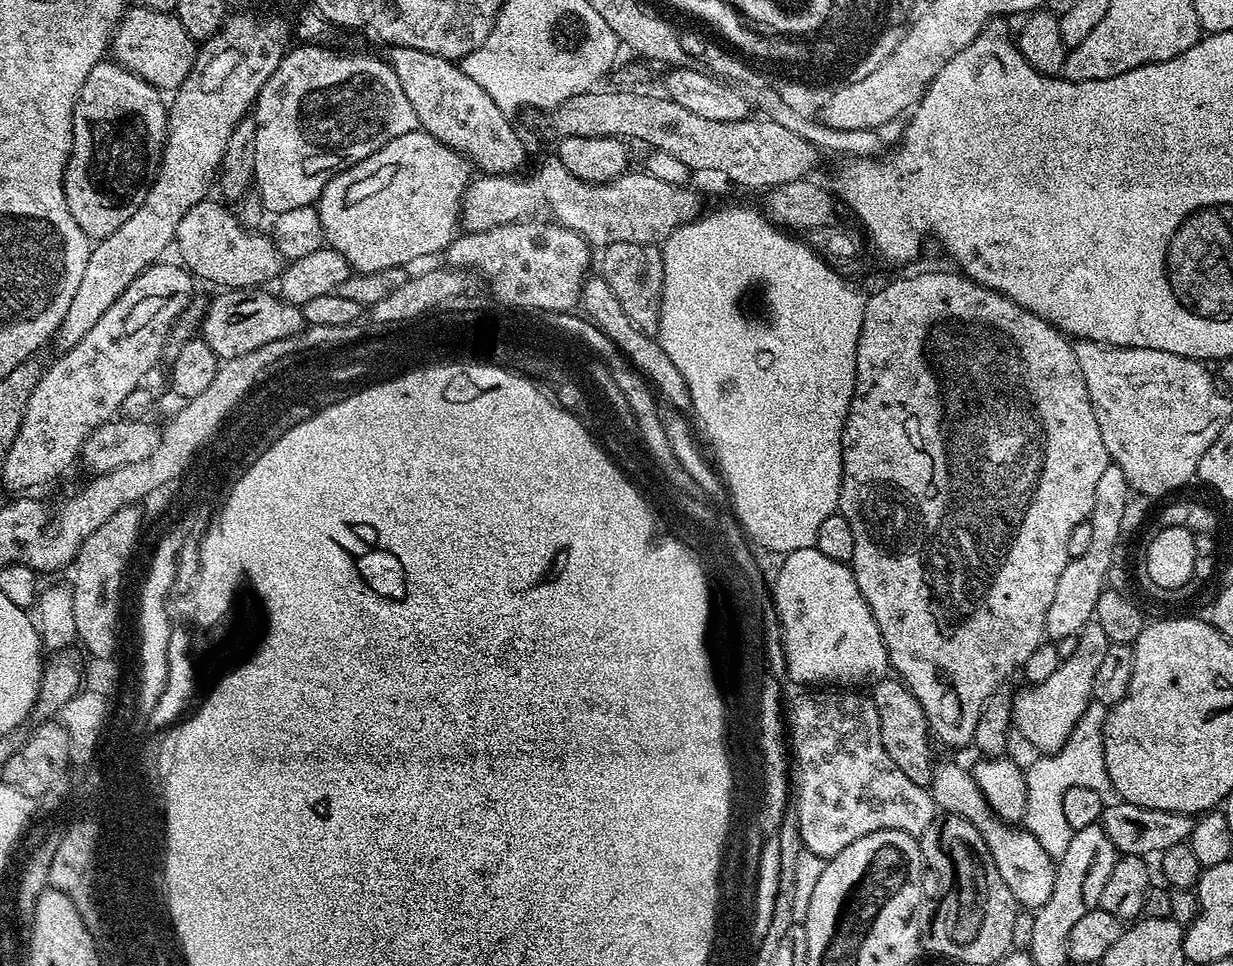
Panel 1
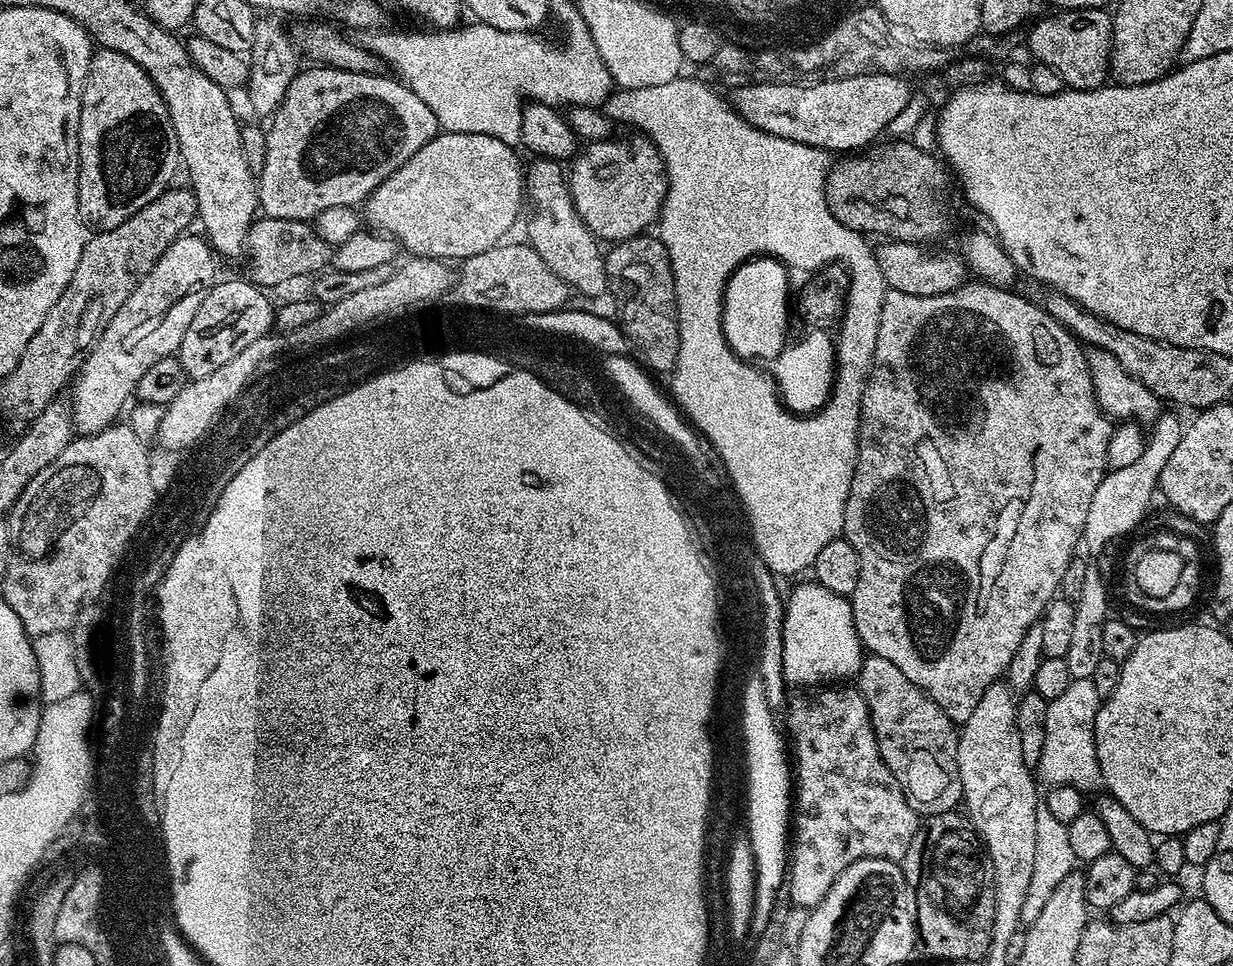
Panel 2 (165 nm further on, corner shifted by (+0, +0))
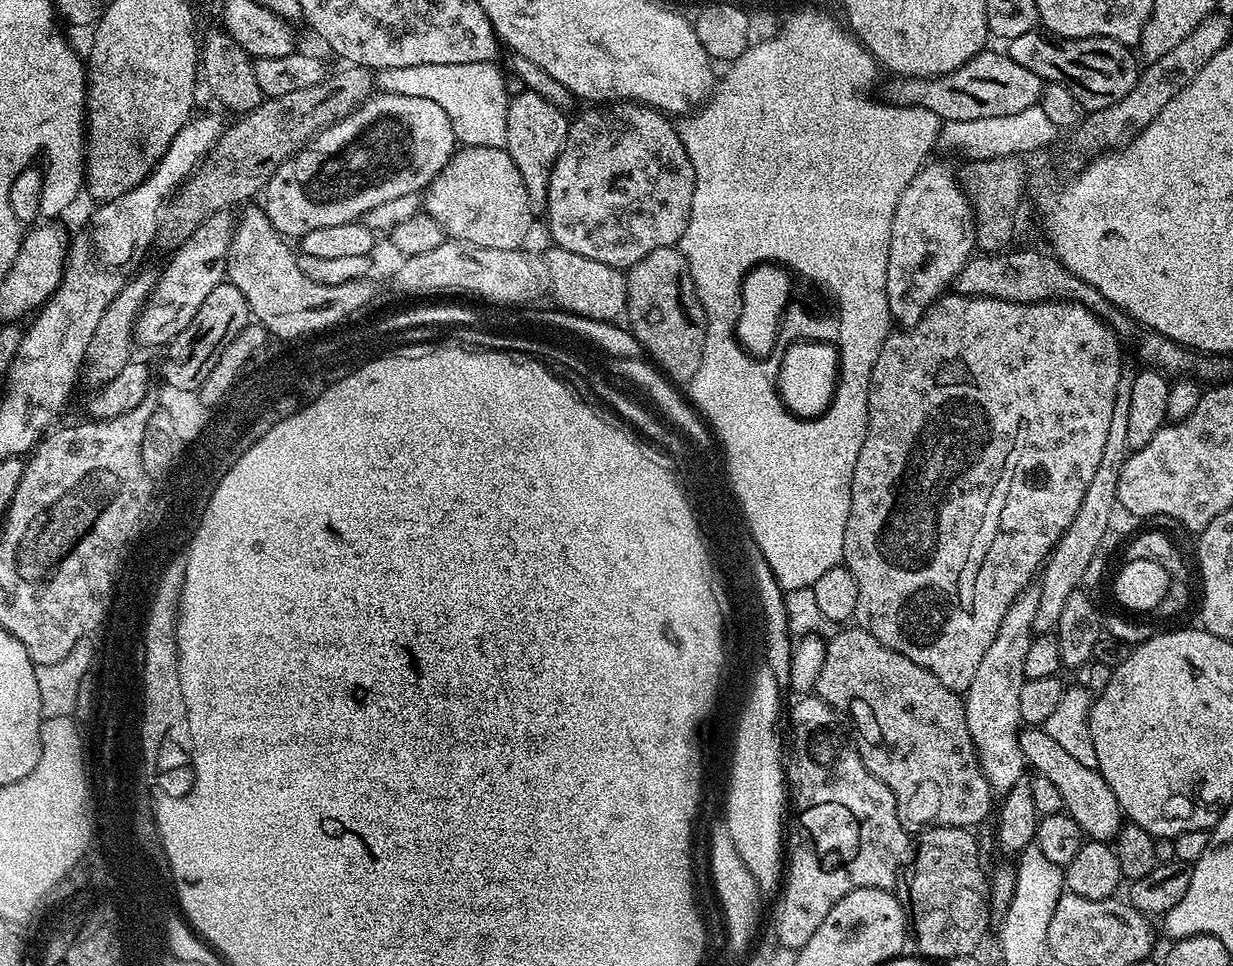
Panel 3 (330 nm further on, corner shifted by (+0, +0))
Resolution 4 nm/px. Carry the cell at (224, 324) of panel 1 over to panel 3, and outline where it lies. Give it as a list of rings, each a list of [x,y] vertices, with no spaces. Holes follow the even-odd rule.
[[[230,282],[214,286],[214,290],[206,294],[202,306],[198,306],[198,314],[194,314],[190,326],[186,326],[186,330],[182,330],[182,334],[175,336],[167,345],[163,383],[176,394],[199,393],[206,378],[210,378],[210,370],[214,370],[222,350],[226,350],[226,346],[230,346],[230,342],[234,342],[234,338],[238,338],[239,332],[249,323],[248,303],[246,298],[242,298],[242,290]]]

